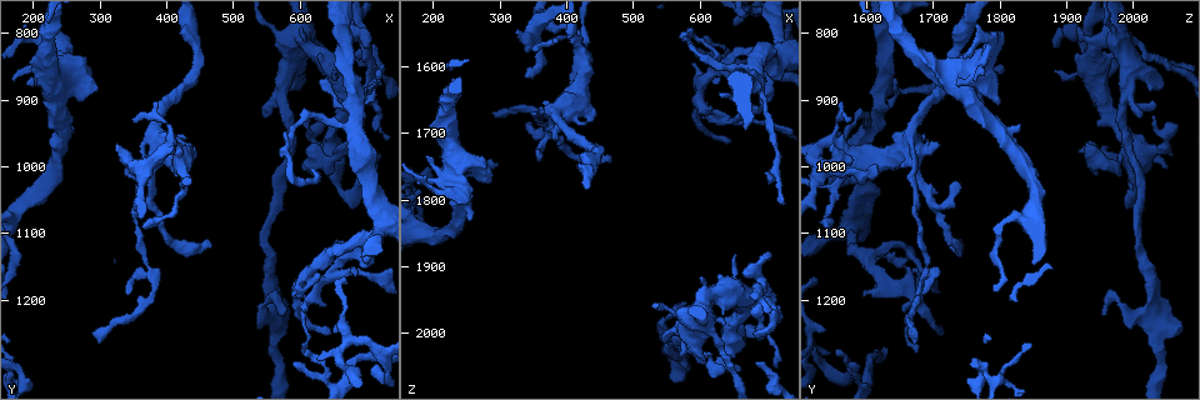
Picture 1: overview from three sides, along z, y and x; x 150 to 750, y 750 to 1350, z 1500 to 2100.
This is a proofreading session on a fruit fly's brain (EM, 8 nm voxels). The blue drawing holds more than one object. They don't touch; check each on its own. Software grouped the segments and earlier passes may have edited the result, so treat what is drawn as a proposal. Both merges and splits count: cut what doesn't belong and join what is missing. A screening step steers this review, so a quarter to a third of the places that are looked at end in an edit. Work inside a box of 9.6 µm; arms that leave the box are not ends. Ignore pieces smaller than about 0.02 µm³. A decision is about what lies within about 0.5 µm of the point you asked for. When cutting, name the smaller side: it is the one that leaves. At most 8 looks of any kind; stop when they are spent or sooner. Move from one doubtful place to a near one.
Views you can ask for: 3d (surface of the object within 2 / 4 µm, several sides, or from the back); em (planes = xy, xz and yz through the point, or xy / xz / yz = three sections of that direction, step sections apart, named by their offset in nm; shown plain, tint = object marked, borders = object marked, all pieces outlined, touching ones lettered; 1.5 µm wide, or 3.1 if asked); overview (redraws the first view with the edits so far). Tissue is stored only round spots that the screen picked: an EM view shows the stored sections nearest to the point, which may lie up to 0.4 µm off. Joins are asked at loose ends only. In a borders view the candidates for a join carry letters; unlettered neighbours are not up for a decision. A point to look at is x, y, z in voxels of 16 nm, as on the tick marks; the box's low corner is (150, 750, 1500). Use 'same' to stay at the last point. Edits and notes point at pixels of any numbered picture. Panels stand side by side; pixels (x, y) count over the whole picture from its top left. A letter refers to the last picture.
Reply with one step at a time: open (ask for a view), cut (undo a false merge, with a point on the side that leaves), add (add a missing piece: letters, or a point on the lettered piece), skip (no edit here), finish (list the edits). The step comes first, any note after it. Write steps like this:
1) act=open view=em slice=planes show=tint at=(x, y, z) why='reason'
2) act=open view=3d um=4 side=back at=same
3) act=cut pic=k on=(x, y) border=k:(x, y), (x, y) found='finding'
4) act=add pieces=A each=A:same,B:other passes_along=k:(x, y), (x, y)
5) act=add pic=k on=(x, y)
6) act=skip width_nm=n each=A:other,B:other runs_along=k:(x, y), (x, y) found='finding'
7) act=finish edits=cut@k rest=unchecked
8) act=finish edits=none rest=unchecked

act=open view=3d um=4 at=(715, 1000, 2055) why='thin end'

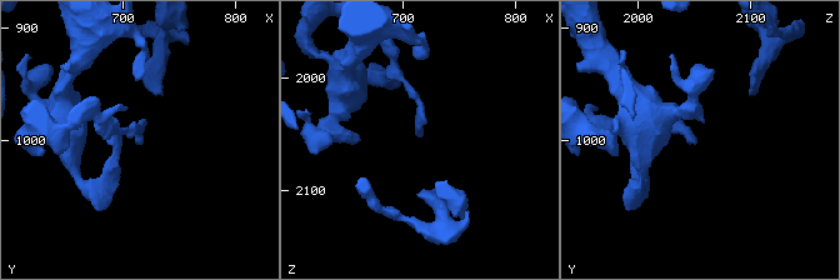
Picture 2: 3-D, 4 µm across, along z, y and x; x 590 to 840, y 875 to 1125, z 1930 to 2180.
act=open view=em slice=xz step=4 show=borders at=(716, 1002, 2054) why='shape alone is not enough'

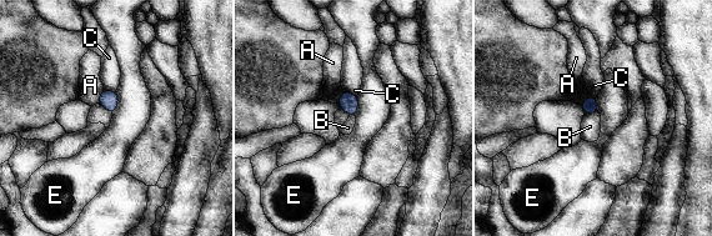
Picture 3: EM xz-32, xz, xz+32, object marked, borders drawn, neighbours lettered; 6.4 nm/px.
act=skip longest_contact=E:160nm each=A:other,B:other,C:other,E:other found='none of them fits'

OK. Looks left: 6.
act=open view=em slice=xy step=8 show=tint at=(425, 1030, 1555) why='calibre changes'

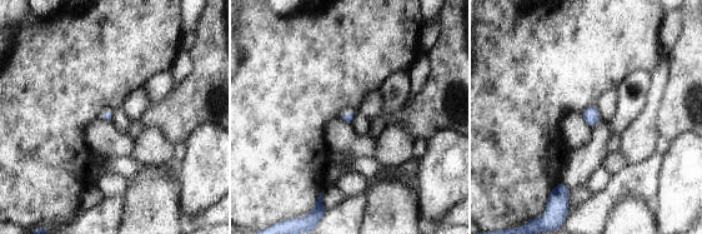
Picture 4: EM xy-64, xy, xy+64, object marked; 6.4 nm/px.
act=open view=em slice=yz step=4 show=tint at=same why='another direction'

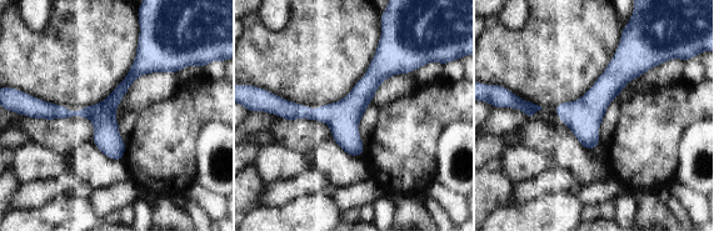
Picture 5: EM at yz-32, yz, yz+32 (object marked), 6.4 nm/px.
act=open view=em slice=yz step=4 show=borders at=same

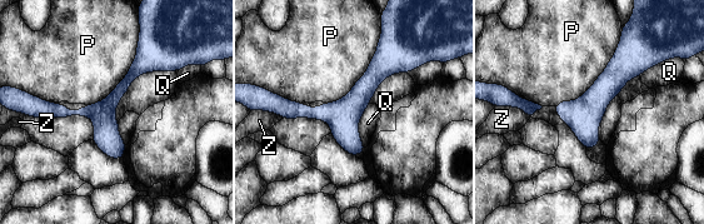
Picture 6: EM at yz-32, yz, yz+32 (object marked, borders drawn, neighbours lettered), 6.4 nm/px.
act=skip width_nm=160 each=P:other,Q:other,Z:other border=6:(617, 94), (599, 125), (599, 139) found='all the same neuron'

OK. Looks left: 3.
act=open view=em slice=planes show=borders at=(285, 1250, 1665) why='branch stops here'

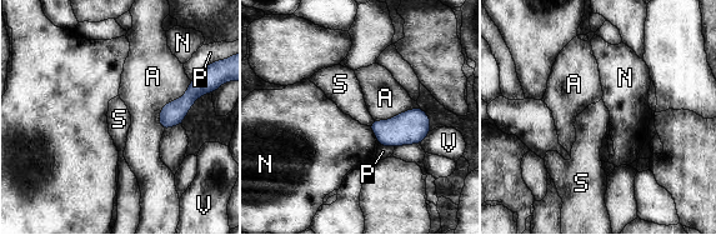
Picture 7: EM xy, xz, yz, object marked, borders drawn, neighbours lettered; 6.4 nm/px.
act=skip longest_contact=A:380nm each=A:other,N:other,P:other,S:other,V:other border=7:(375, 120), (367, 125) found='none of them fits'

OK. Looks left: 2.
act=finish edits=none rest=unchecked

